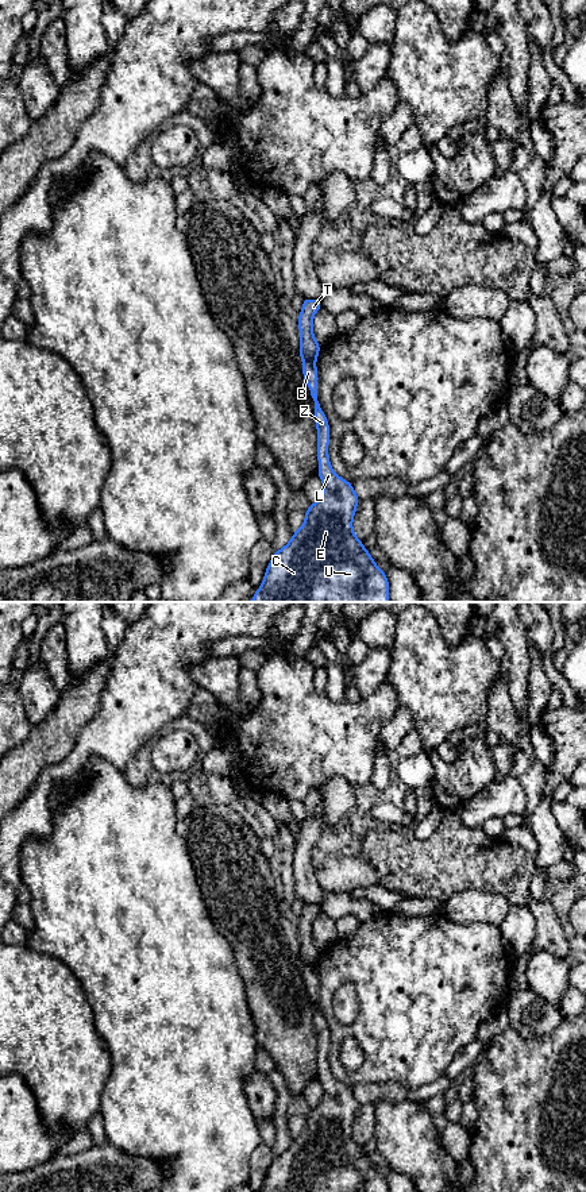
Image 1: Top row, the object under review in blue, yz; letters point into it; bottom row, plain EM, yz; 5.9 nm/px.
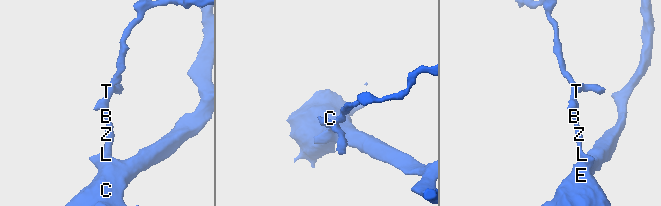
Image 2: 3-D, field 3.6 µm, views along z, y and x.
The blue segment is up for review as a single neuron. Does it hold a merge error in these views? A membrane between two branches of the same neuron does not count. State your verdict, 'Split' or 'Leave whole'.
Split

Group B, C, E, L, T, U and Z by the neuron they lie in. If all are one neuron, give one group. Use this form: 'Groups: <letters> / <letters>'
Groups: B C E L U Z / T

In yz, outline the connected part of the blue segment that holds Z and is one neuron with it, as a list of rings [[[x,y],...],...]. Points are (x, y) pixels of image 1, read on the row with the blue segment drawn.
[[[316,360],[302,362],[302,375],[315,401],[315,424],[317,428],[319,478],[324,485],[321,498],[305,510],[304,524],[296,531],[290,541],[275,551],[262,580],[250,602],[389,602],[389,580],[379,570],[363,543],[355,536],[352,520],[359,502],[351,482],[338,477],[328,456],[329,424],[317,401]]]

